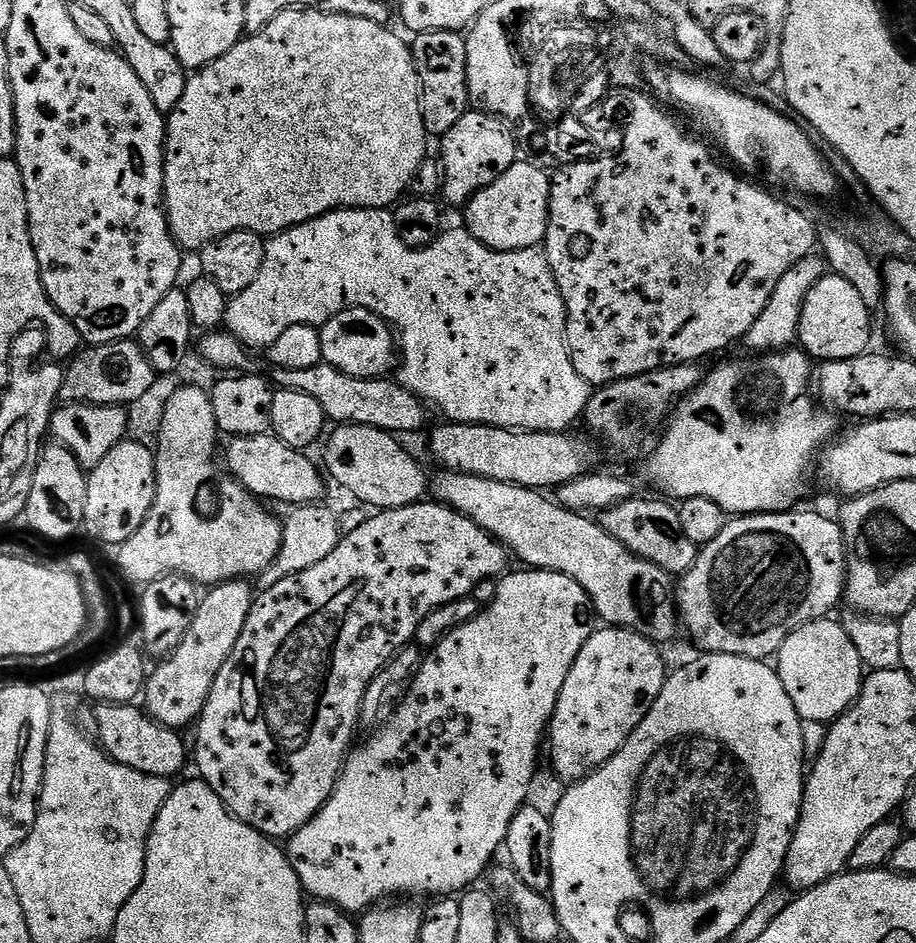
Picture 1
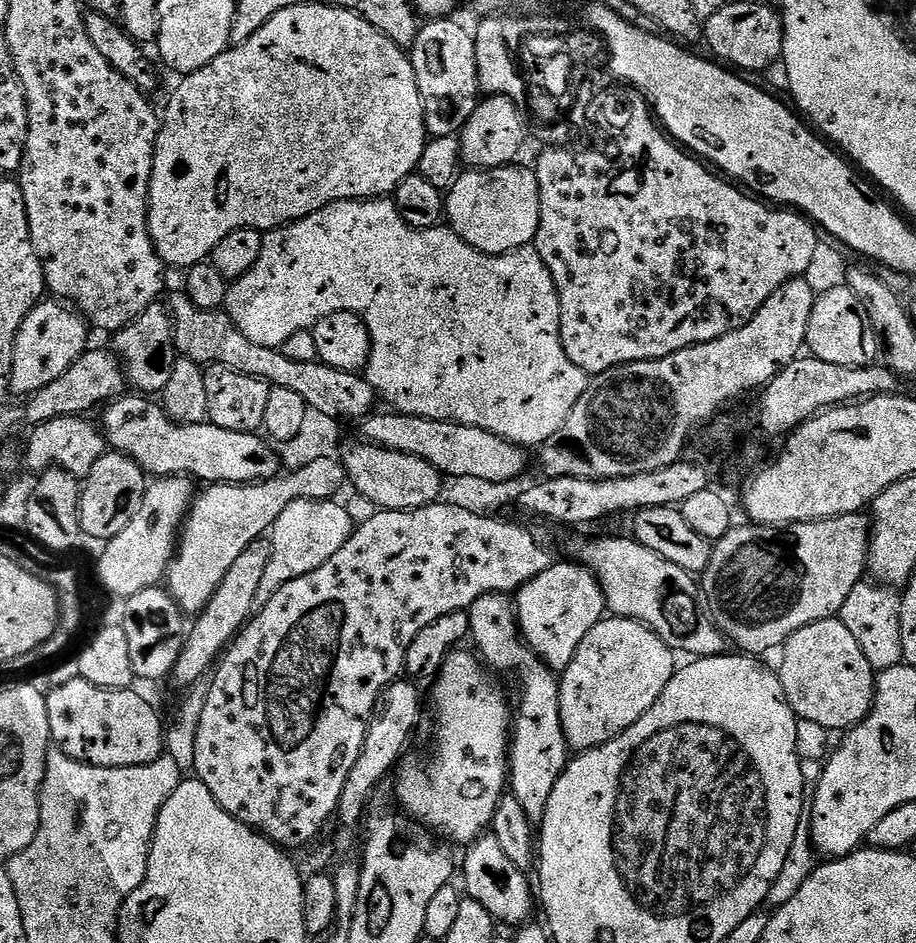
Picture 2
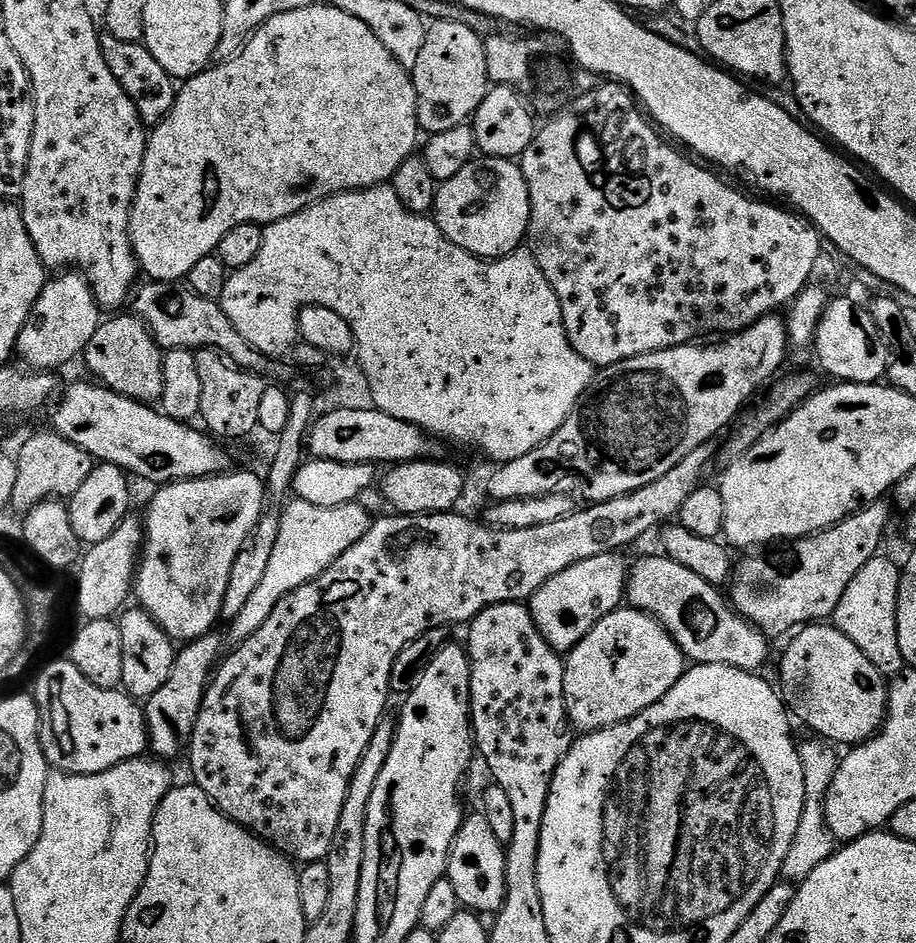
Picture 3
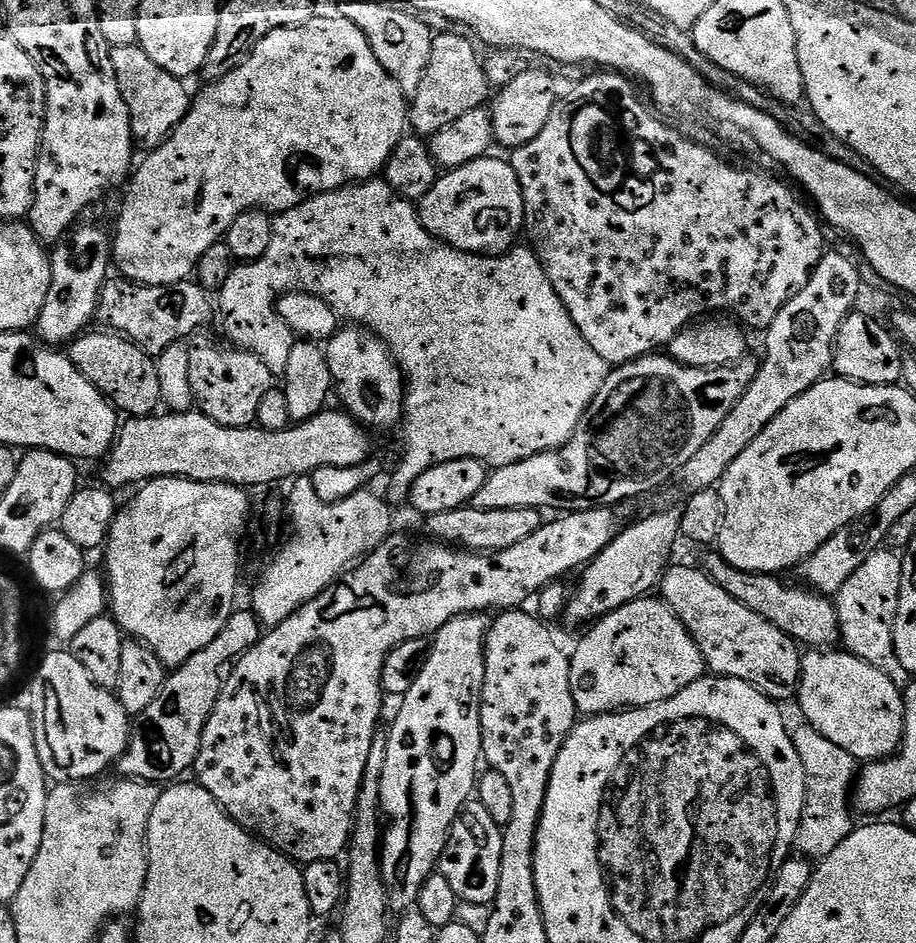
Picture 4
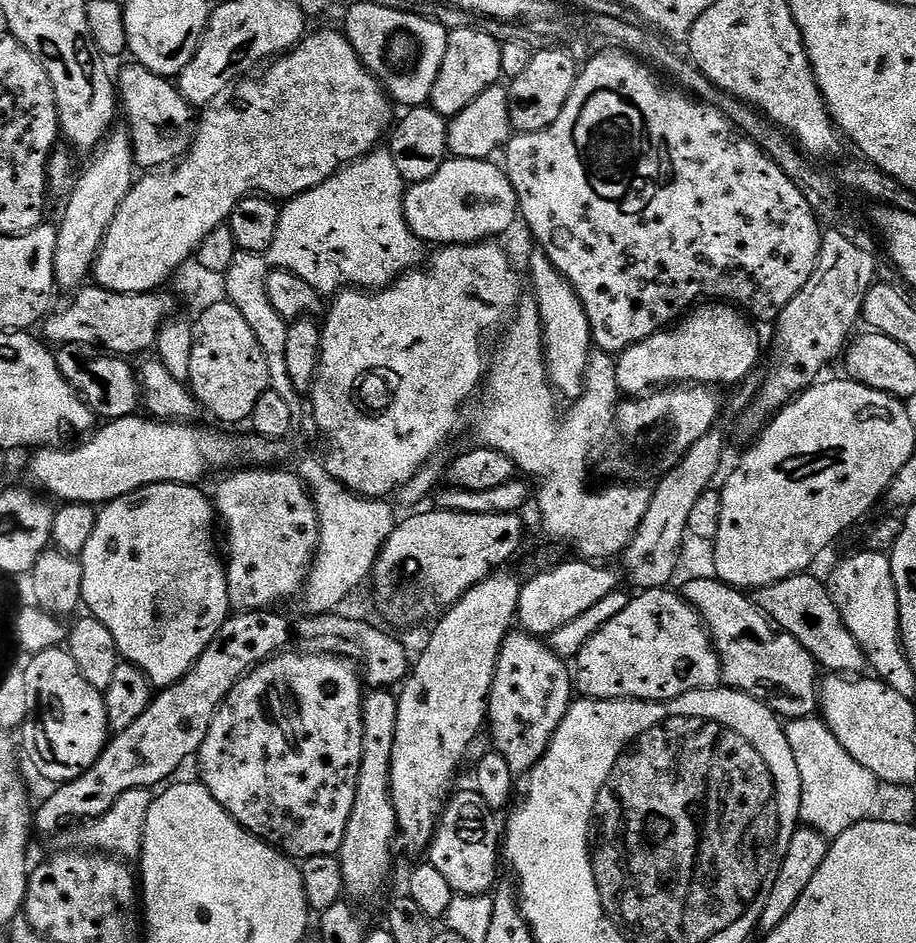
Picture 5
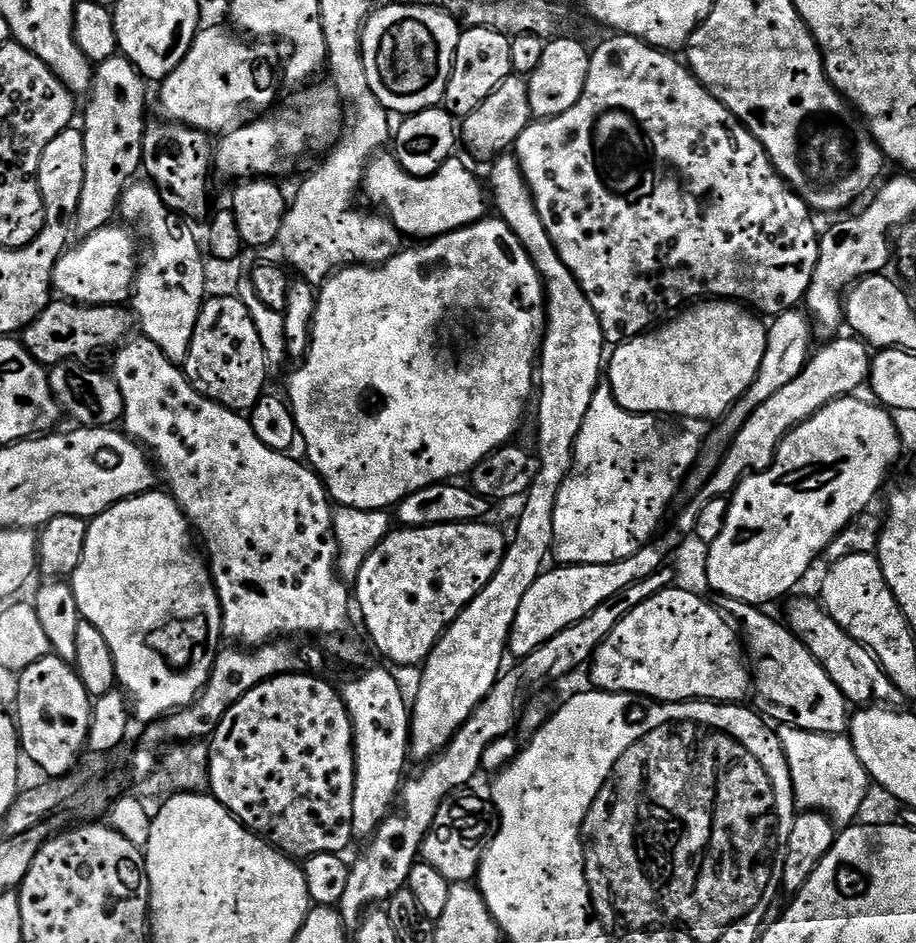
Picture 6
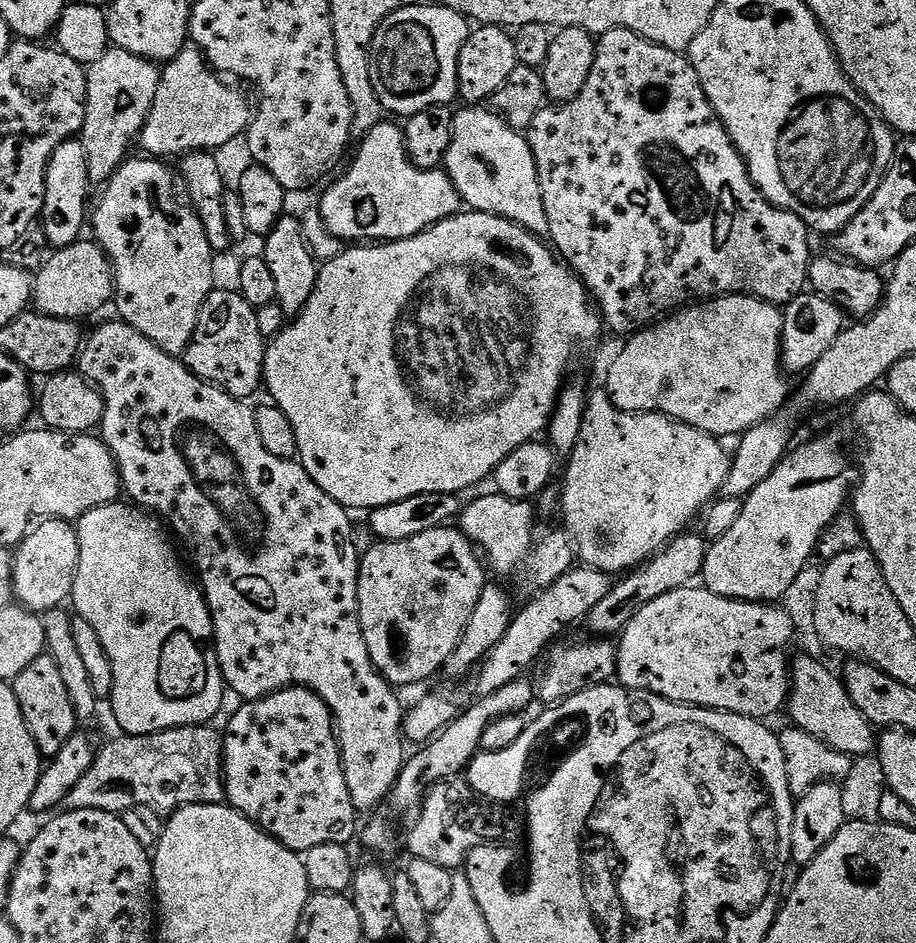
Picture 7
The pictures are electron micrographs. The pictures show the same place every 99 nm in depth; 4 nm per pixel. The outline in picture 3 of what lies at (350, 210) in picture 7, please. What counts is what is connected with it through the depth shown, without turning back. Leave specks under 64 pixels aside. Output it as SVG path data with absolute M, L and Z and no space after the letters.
M497 156L473 158L469 164L462 166L462 170L458 170L458 174L454 174L454 178L443 181L437 187L431 215L438 230L442 230L442 234L450 238L454 246L462 246L462 250L481 256L483 260L501 260L517 251L525 243L530 222L530 190L519 163Z

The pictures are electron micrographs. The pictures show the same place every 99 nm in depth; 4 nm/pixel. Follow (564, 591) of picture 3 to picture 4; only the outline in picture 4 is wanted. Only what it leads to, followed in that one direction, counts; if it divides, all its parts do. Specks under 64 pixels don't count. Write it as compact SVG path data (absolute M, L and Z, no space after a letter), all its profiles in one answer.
M675 507L638 521L625 532L624 529L617 531L610 546L606 546L606 550L602 550L602 554L595 556L579 573L580 585L568 597L563 623L568 623L572 628L579 624L588 626L630 602L645 599L651 593L648 591L651 588L653 591L664 579L665 572L673 563L672 547L679 536L680 513Z

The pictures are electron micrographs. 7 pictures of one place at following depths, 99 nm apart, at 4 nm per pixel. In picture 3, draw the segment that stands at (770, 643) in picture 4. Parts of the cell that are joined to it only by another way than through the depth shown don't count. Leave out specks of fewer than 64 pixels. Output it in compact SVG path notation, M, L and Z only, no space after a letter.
M666 554L648 556L631 567L626 600L666 629L692 664L721 664L759 673L768 660L769 637L736 613L717 585L706 582Z

